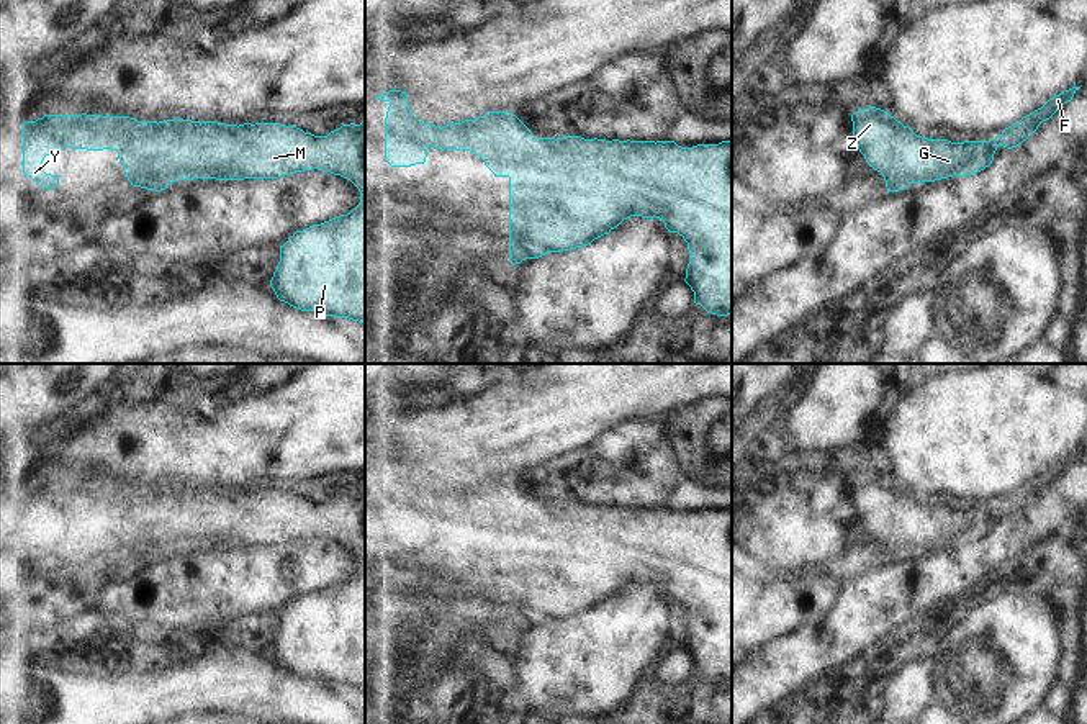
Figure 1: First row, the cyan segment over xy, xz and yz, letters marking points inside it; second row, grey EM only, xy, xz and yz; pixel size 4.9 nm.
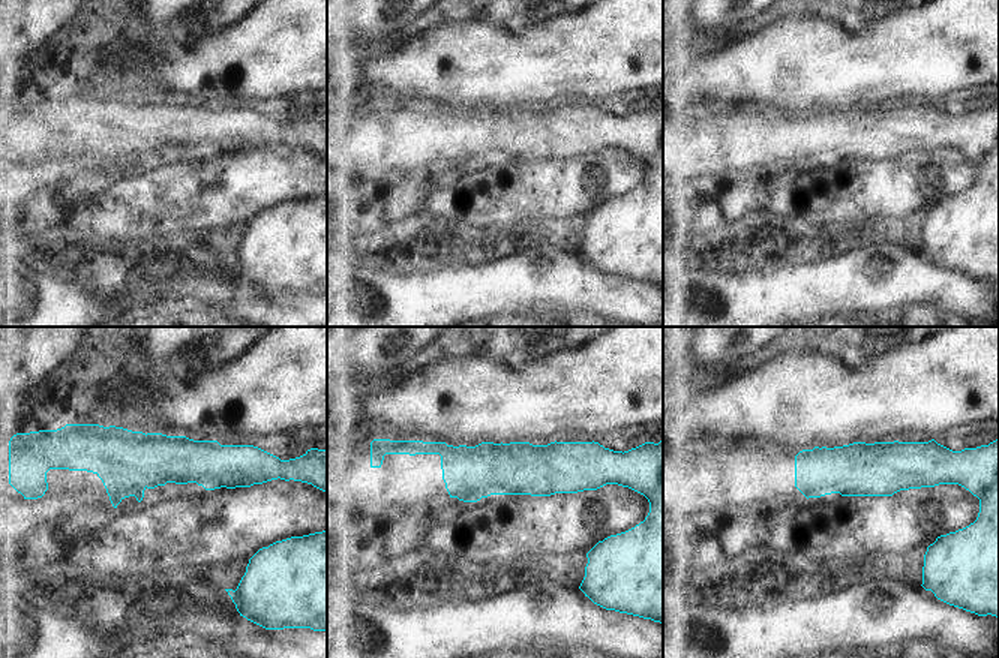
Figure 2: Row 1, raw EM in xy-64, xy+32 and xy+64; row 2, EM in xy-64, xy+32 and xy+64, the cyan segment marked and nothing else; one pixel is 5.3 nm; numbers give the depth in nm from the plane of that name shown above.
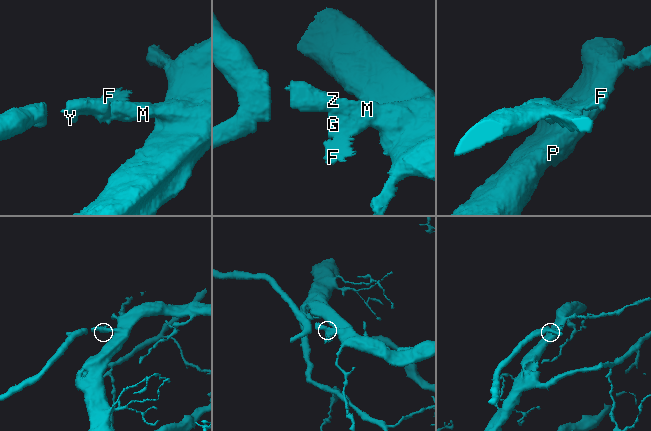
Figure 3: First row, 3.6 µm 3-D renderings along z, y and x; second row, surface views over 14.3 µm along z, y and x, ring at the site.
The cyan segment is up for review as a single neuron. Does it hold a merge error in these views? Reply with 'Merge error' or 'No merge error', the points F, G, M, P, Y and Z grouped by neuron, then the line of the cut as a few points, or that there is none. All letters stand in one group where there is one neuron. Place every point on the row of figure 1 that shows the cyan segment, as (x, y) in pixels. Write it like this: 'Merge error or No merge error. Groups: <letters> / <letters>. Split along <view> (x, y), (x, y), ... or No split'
No merge error. Groups: F G M P Y Z. No split

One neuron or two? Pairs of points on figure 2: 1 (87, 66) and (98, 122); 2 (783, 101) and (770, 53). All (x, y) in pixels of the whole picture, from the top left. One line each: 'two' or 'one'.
1: two
2: one

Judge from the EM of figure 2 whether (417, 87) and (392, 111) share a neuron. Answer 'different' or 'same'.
different

